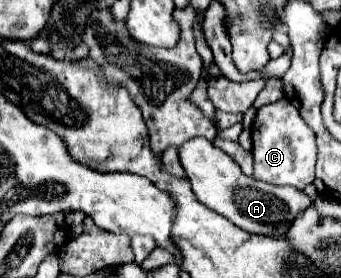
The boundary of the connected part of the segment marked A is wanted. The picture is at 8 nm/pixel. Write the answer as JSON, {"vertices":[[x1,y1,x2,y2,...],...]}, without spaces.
{"vertices":[[206,137,188,139,184,145,180,145,178,155,198,201,248,233,278,237,282,231,286,231,290,219,294,219,298,211,312,205,312,199,304,191,294,187,274,187,270,183,246,177,238,163]]}

